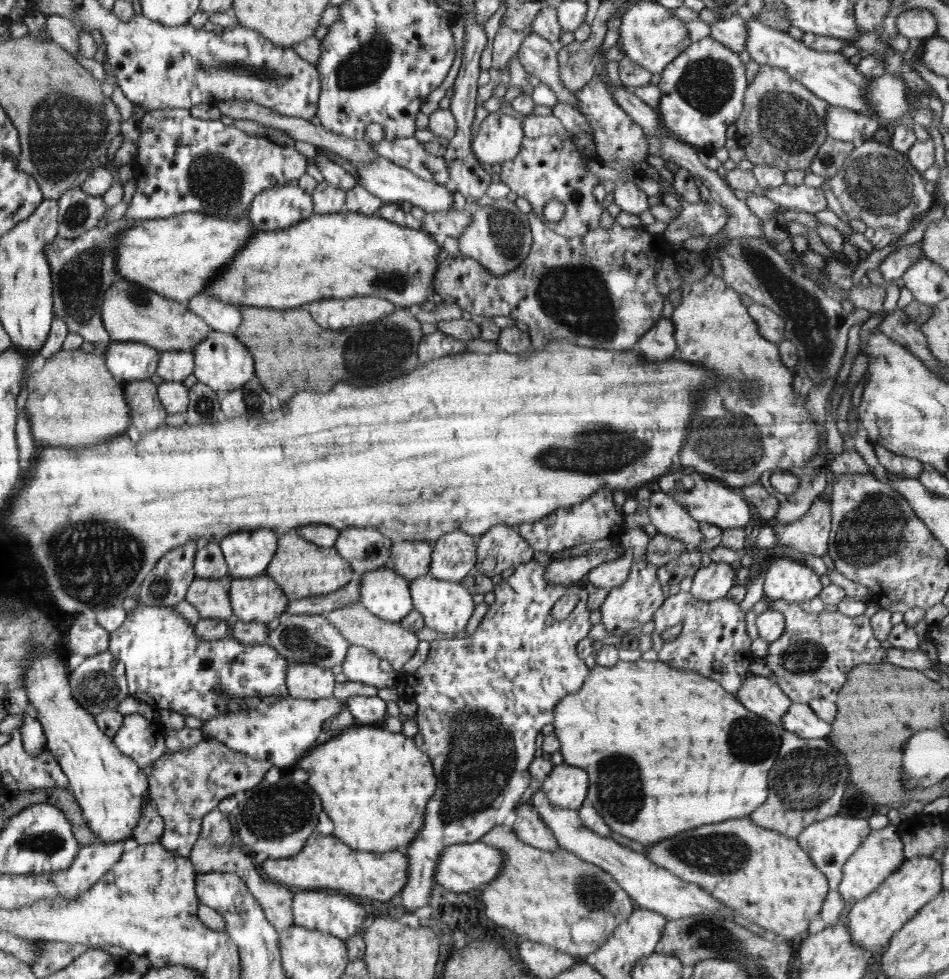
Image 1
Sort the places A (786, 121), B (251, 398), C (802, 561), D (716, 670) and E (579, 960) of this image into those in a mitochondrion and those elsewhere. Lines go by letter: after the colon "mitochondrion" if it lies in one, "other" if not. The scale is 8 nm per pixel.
A: mitochondrion
B: mitochondrion
C: other
D: other
E: other

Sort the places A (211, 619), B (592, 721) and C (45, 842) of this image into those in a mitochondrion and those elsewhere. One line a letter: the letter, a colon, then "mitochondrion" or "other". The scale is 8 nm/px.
A: other
B: other
C: mitochondrion

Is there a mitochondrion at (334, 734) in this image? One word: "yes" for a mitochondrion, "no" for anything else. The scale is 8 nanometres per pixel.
no

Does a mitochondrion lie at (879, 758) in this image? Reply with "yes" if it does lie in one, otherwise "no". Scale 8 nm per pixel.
no

